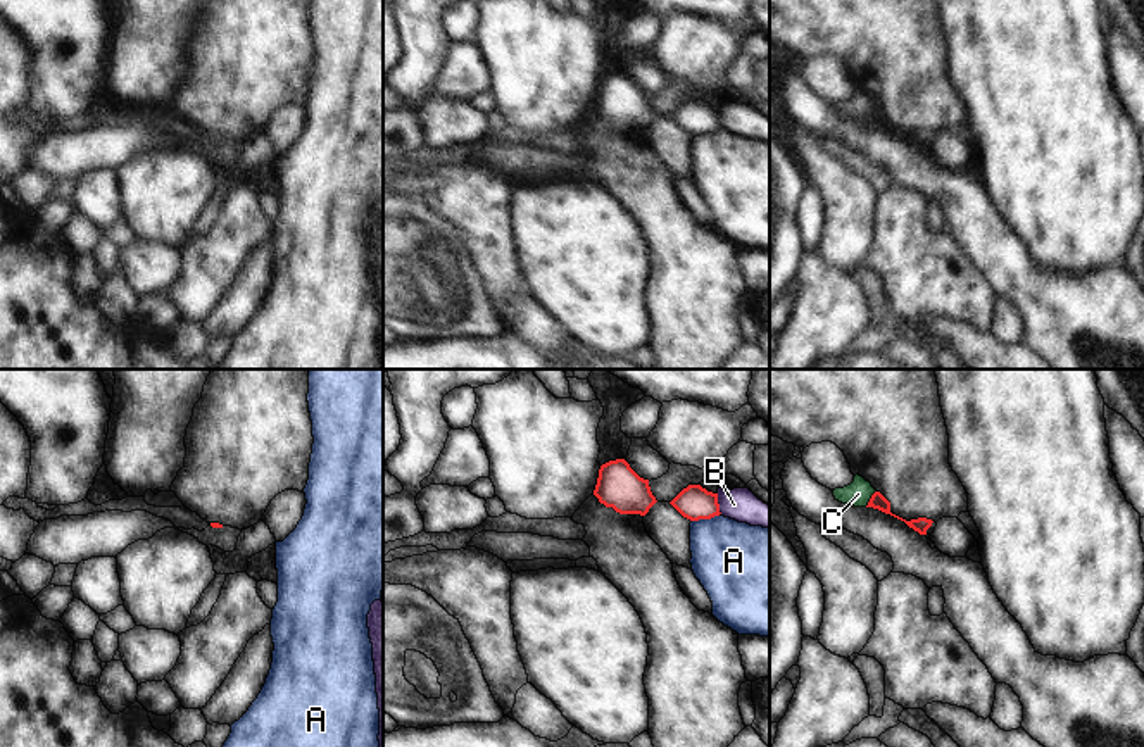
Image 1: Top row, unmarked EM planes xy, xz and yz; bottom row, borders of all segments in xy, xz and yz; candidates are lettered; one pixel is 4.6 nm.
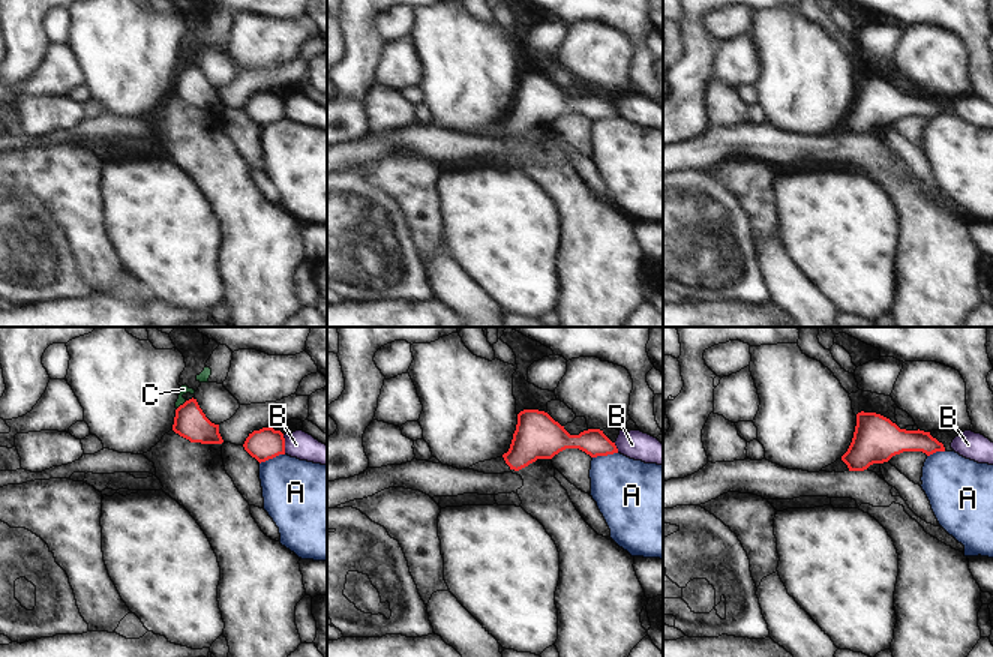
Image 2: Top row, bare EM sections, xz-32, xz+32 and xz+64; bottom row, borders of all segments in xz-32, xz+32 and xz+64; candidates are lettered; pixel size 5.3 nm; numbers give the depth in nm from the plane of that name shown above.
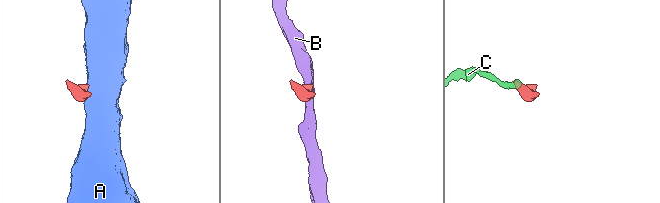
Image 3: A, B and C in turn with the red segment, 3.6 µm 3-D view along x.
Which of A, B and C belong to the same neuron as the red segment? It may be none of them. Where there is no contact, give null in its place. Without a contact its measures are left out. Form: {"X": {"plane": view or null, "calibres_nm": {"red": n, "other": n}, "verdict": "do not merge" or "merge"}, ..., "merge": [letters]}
{"A": {"plane": "xz", "calibres_nm": {"red": 160, "other": 380}, "verdict": "do not merge"}, "B": {"plane": "xz", "calibres_nm": {"red": 160, "other": 160}, "verdict": "do not merge"}, "C": {"plane": "yz", "calibres_nm": {"red": 70, "other": 120}, "verdict": "do not merge"}, "merge": []}

